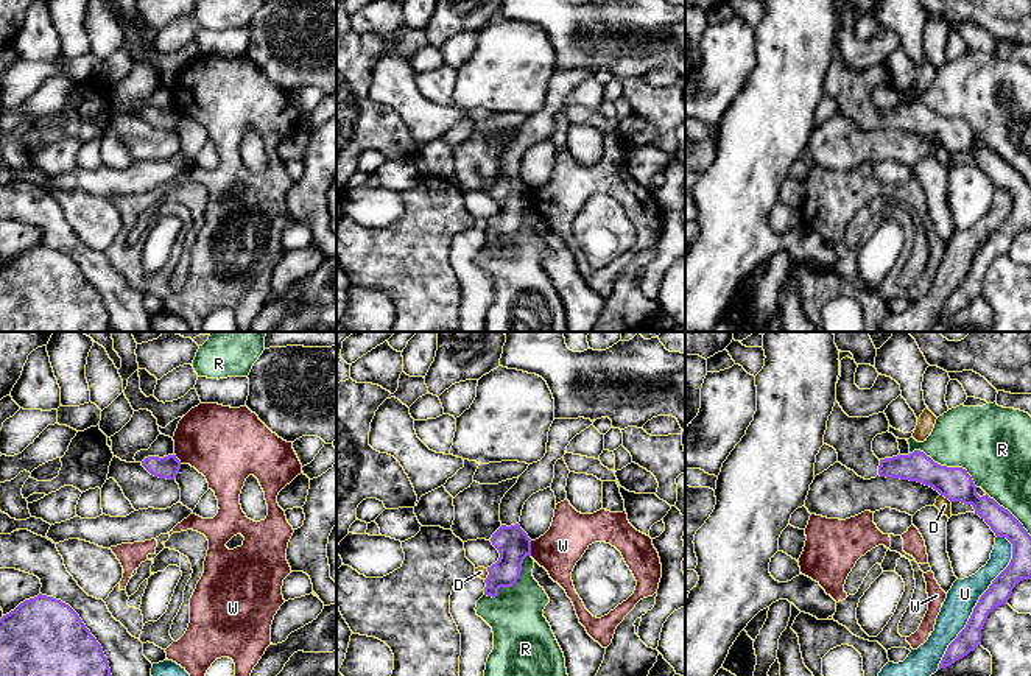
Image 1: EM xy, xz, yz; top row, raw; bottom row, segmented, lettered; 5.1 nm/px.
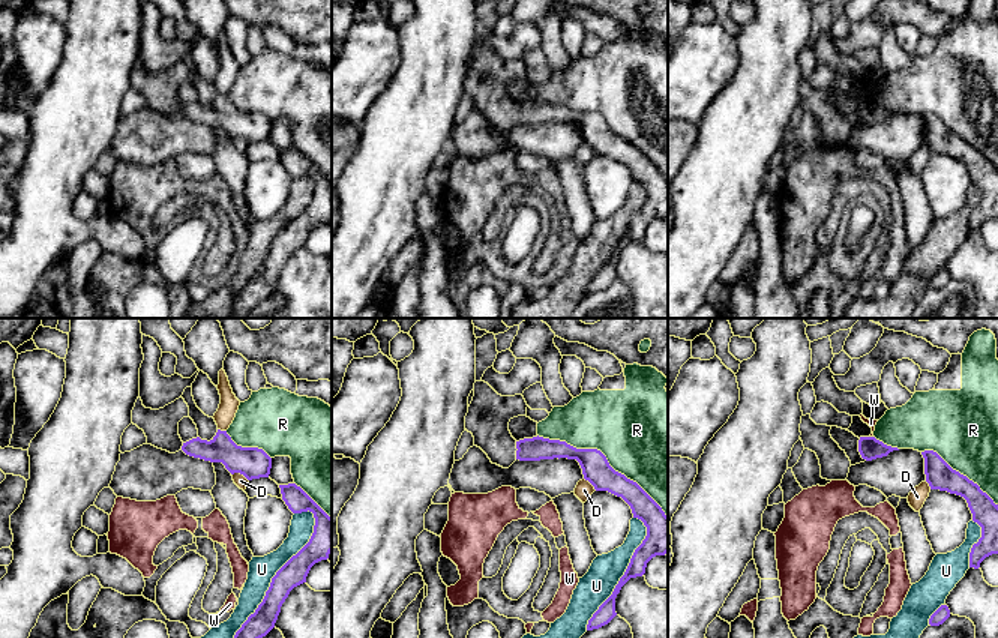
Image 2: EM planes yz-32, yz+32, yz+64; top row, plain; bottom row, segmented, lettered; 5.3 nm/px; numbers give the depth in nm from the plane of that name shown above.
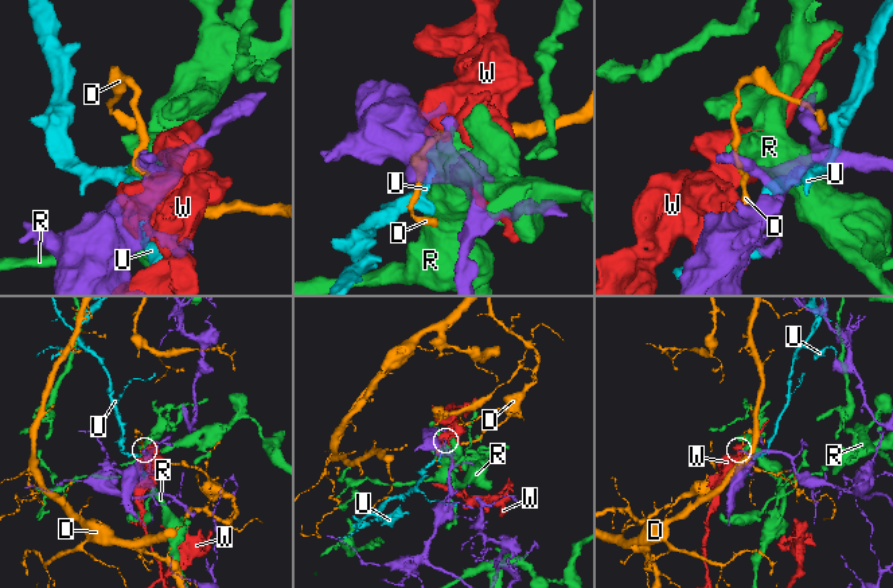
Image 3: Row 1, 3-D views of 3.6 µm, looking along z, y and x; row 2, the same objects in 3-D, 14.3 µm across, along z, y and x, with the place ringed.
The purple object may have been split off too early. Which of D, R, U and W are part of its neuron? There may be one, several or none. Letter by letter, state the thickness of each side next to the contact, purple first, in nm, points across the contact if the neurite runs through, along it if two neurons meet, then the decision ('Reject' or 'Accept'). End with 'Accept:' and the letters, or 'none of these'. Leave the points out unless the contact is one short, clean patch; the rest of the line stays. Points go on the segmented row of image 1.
D: Thickness 170 nm (purple) against 80 nm. Boundary: yz (941, 494), (950, 502). Reject
R: Thickness 170 nm (purple) against 360 nm. Reject
U: Thickness 120 nm (purple) against 160 nm. Reject
W: Thickness 170 nm (purple) against 220 nm. Reject
Accept: none of these

